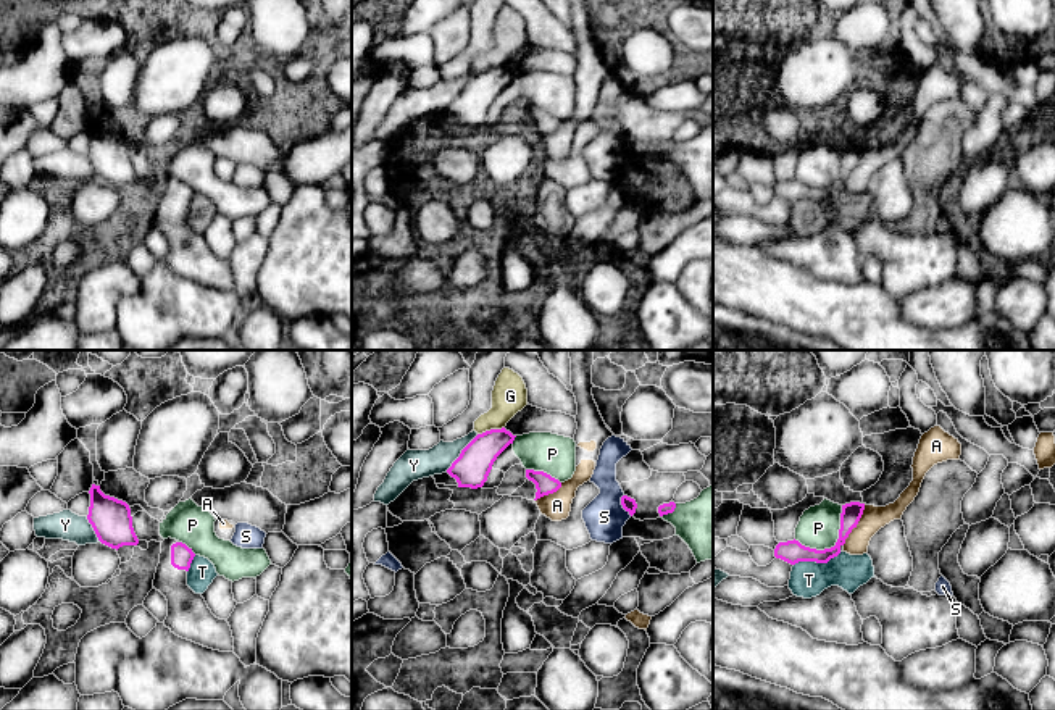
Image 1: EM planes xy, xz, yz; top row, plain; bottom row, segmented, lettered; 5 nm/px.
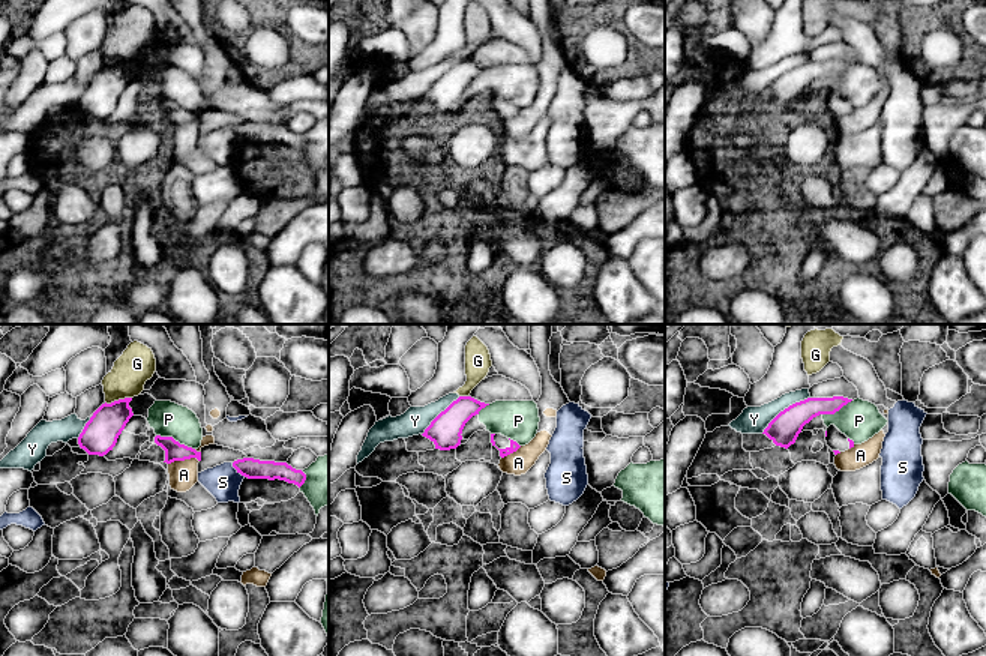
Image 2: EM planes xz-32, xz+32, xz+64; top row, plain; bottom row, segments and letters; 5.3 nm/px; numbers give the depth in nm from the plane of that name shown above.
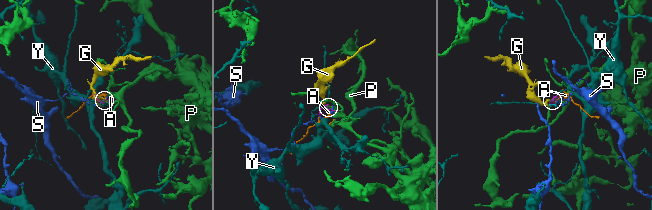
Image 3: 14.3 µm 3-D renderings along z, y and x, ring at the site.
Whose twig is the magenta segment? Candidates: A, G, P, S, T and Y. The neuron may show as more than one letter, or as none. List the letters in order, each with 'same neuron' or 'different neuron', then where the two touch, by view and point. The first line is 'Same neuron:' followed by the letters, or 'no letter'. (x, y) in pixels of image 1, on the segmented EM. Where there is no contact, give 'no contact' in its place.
Same neuron: no letter
A: different neuron; contact yz (857, 523)
G: different neuron; contact xz (491, 430)
P: different neuron; contact yz (834, 546)
S: different neuron; contact xz (621, 504)
T: different neuron; contact yz (817, 562)
Y: different neuron; contact xz (460, 454)

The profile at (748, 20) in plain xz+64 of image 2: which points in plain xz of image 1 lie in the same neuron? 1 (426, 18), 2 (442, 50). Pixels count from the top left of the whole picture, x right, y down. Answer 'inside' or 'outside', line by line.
1: outside
2: inside

